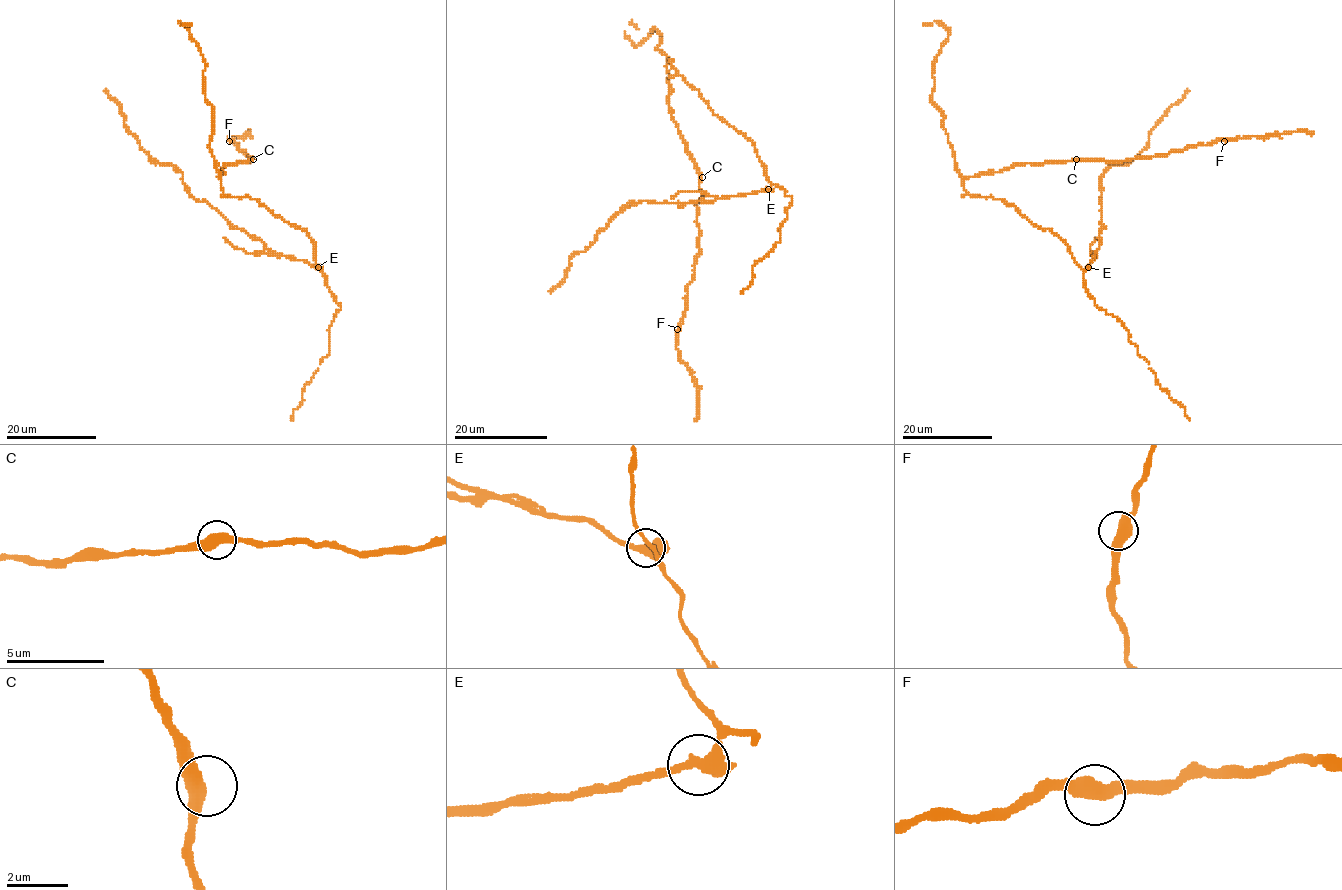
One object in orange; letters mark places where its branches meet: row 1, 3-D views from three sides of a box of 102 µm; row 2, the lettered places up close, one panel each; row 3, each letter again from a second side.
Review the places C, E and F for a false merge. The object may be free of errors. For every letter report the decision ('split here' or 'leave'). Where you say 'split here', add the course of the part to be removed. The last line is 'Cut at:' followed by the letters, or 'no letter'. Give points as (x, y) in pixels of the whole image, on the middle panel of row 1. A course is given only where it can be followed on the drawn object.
C: leave
E: split here; course (768, 189), (711, 201), (630, 202), (582, 252), (573, 254), (564, 280), (550, 292)
F: leave
Cut at: E

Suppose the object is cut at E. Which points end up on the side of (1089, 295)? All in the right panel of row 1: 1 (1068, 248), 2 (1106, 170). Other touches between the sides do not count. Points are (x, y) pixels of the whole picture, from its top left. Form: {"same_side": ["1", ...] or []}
{"same_side": ["1"]}

